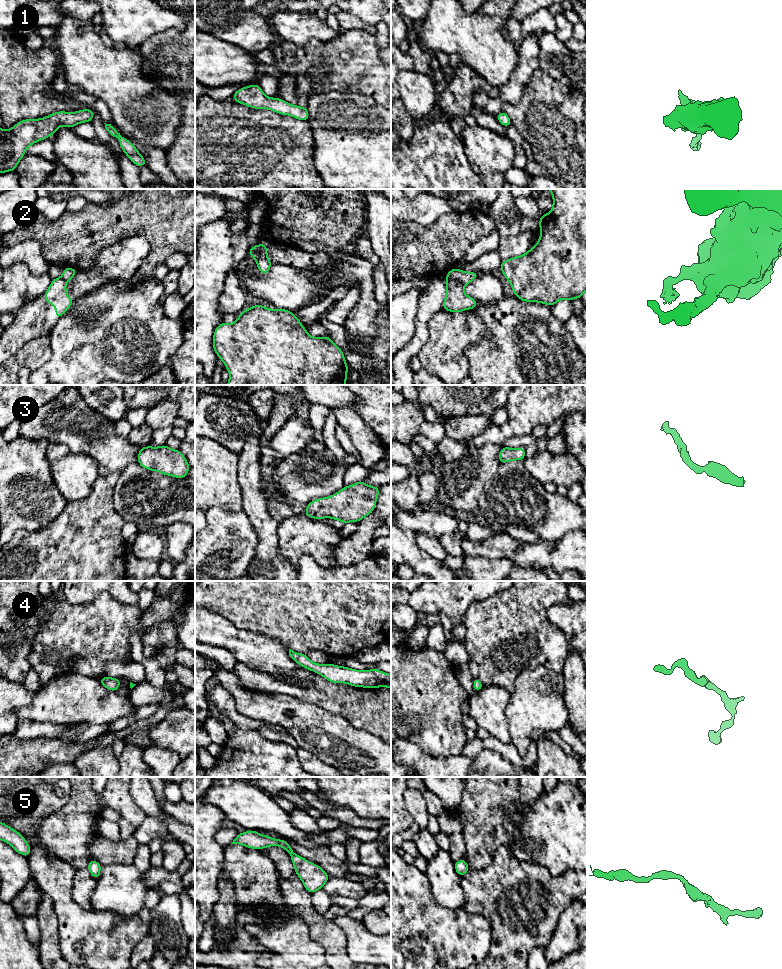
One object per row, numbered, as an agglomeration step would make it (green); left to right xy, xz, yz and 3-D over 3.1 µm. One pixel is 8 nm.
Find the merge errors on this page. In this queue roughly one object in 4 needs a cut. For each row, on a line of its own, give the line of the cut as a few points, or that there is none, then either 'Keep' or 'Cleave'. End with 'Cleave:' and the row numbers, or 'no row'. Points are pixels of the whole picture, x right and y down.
1: No split. Keep
2: Split along yz (446, 278), (459, 280), (464, 285). Cleave
3: No split. Keep
4: No split. Keep
5: No split. Keep
Cleave: 2

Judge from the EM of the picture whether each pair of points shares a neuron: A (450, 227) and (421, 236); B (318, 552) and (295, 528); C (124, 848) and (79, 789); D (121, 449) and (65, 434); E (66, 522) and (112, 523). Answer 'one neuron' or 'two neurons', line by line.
A: one neuron
B: one neuron
C: two neurons
D: one neuron
E: one neuron

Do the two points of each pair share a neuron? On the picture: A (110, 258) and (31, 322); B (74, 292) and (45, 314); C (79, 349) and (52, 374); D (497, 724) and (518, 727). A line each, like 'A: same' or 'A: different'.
A: same
B: same
C: same
D: different

